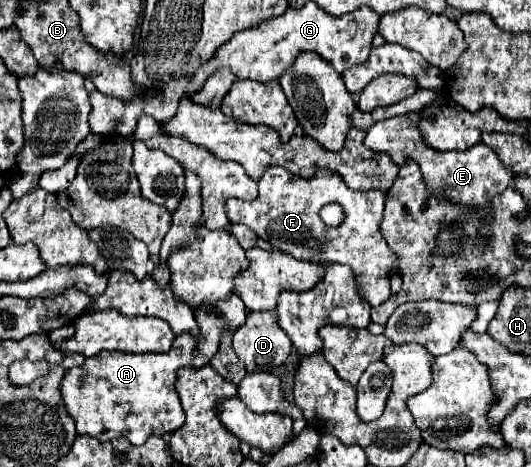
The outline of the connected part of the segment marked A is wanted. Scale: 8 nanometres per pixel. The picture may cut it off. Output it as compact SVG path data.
M237 295L217 303L215 309L195 309L195 319L201 325L201 337L179 335L169 353L119 353L101 351L93 359L85 359L83 367L73 367L61 381L61 397L65 409L73 417L79 435L89 435L101 441L125 437L133 445L141 445L149 435L163 435L183 425L185 413L175 388L177 365L205 365L217 353L221 331L237 329L245 321L247 309Z

